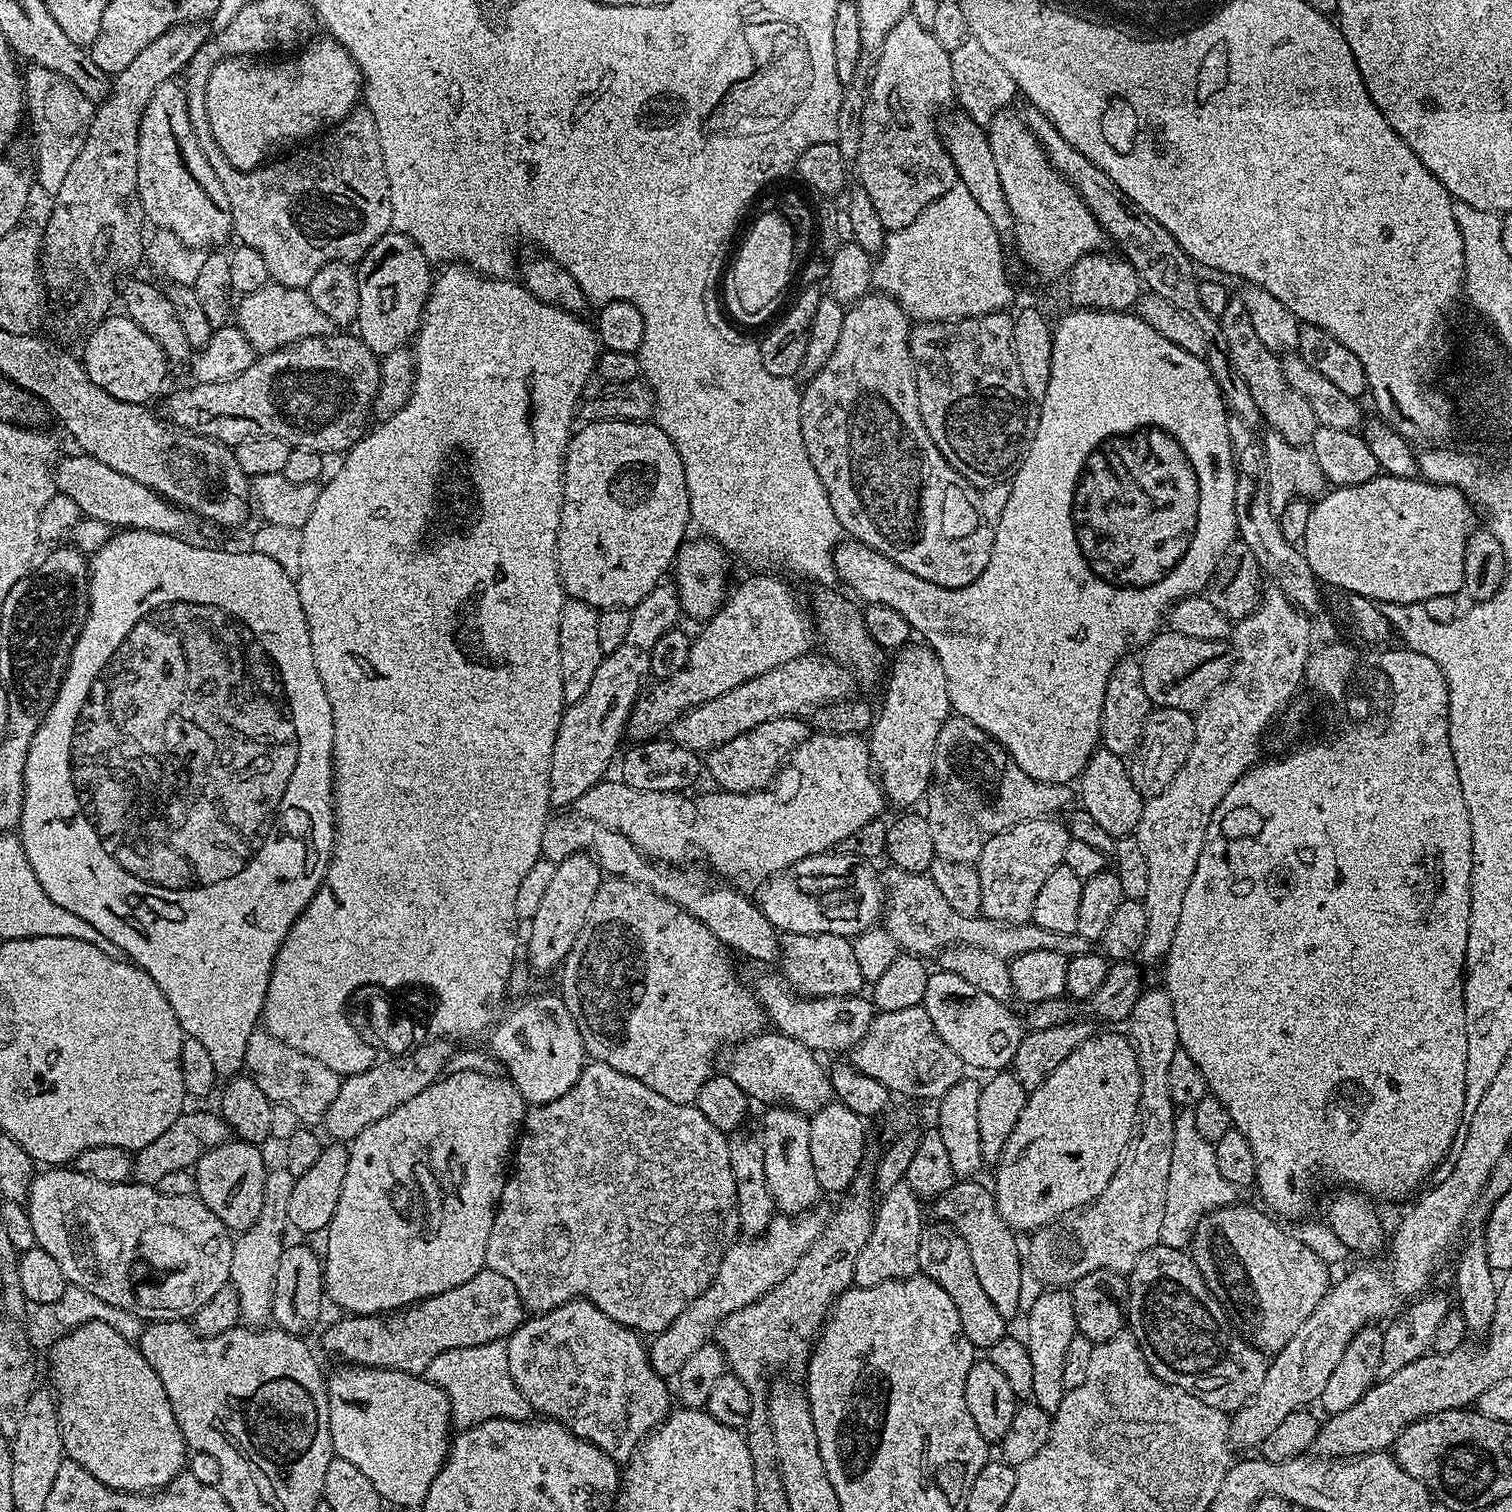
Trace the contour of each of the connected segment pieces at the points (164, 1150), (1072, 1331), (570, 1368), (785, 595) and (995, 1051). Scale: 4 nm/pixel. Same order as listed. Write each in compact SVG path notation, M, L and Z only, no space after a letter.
M215 1111L212 1112L181 1112L178 1118L174 1118L174 1122L170 1122L170 1126L166 1126L166 1131L159 1138L150 1142L150 1146L142 1146L137 1150L132 1157L132 1175L135 1183L154 1186L173 1170L195 1169L202 1154L228 1143L230 1129L227 1121Z
M1071 1295L1040 1296L1033 1302L1032 1309L1028 1312L1028 1336L1026 1335L1026 1343L1028 1353L1030 1354L1030 1362L1034 1362L1034 1390L1032 1391L1032 1400L1043 1412L1055 1414L1062 1402L1066 1391L1062 1382L1062 1366L1066 1362L1066 1349L1070 1346L1070 1338L1074 1338L1077 1335Z
M583 1298L567 1300L565 1304L560 1304L557 1308L549 1308L546 1312L525 1319L524 1323L518 1326L518 1330L514 1330L512 1335L508 1337L506 1343L508 1346L508 1357L510 1358L510 1374L514 1378L518 1390L522 1390L526 1402L530 1402L532 1409L539 1413L541 1417L557 1420L559 1424L566 1426L578 1439L598 1446L598 1450L605 1452L610 1459L617 1462L627 1462L636 1453L636 1447L667 1418L670 1411L670 1405L668 1405L668 1396L670 1400L669 1385L667 1388L664 1385L667 1384L665 1377L658 1375L652 1369L652 1363L648 1361L647 1347L643 1343L640 1345L639 1339L641 1340L641 1337L633 1329L614 1322L614 1318L602 1314L602 1310L598 1310L598 1306L594 1306L588 1300Z
M748 576L736 590L727 597L723 606L707 619L700 633L695 633L690 646L690 658L686 666L676 675L674 680L661 680L653 683L636 701L628 726L627 735L639 742L655 737L659 728L667 729L678 717L697 708L699 704L710 702L746 682L750 678L758 678L758 674L766 674L766 670L774 670L774 666L782 666L782 662L790 662L790 658L798 658L809 651L814 644L814 624L804 613L802 605L796 601L792 588L784 580L776 576Z
M936 970L926 982L922 1007L926 1014L930 1014L930 1022L934 1022L934 1030L938 1030L942 1042L946 1042L946 1046L950 1046L950 1050L954 1050L969 1069L985 1068L985 1073L995 1074L1011 1065L1020 1045L1022 1028L1016 1025L1005 1003L970 986L970 982L958 974Z

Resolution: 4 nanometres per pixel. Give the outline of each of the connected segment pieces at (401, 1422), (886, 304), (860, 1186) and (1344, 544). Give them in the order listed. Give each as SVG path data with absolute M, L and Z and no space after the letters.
M340 1366L333 1376L327 1377L328 1405L330 1406L330 1438L332 1439L333 1453L339 1459L351 1462L370 1478L374 1490L380 1495L381 1501L397 1504L400 1508L419 1509L423 1505L426 1494L434 1482L434 1478L444 1468L444 1460L448 1456L450 1447L450 1425L452 1424L452 1407L448 1405L448 1396L436 1384L429 1384L423 1375L411 1376L398 1370L386 1370L385 1368L361 1368L355 1366Z
M869 294L857 300L844 313L842 322L842 335L838 338L834 351L830 358L826 358L826 366L818 370L803 385L800 394L800 421L802 422L802 438L806 442L806 454L830 498L830 510L834 510L834 518L838 518L841 529L848 532L857 544L865 544L878 554L890 558L898 566L910 570L910 574L918 574L918 578L926 578L926 582L934 582L940 588L961 588L970 586L982 570L986 570L986 562L990 562L990 550L992 549L993 525L986 522L980 513L980 492L962 474L958 474L946 462L946 458L934 446L930 434L920 417L920 403L918 402L918 390L916 389L916 371L912 365L912 355L908 349L908 337L910 335L910 317L904 307L892 296L883 294Z
M858 1171L840 1198L840 1209L832 1217L827 1217L823 1232L810 1246L810 1250L806 1250L806 1254L798 1258L798 1266L794 1266L794 1270L786 1274L786 1278L782 1278L782 1282L778 1282L778 1286L774 1286L765 1296L758 1298L750 1306L742 1306L742 1310L734 1310L734 1314L726 1317L717 1328L714 1343L728 1359L731 1375L742 1378L742 1382L746 1382L753 1394L765 1391L764 1375L768 1368L780 1368L783 1364L803 1365L807 1361L832 1305L846 1289L853 1287L854 1262L858 1262L858 1254L862 1254L862 1248L866 1246L866 1240L870 1238L876 1222L877 1205L874 1203L874 1196L872 1200L872 1188L874 1189L873 1173Z
M1376 476L1370 482L1362 482L1358 486L1346 486L1345 488L1333 487L1327 494L1321 495L1312 504L1310 522L1306 522L1306 534L1302 541L1302 551L1310 569L1316 576L1317 581L1334 584L1341 588L1341 593L1353 592L1359 596L1365 596L1368 600L1375 600L1381 605L1388 604L1416 604L1423 605L1426 598L1438 598L1439 596L1456 596L1458 586L1464 582L1464 543L1468 540L1468 534L1474 528L1472 512L1474 505L1472 501L1464 497L1459 488L1451 488L1446 484L1432 484L1425 478L1407 480L1397 476Z

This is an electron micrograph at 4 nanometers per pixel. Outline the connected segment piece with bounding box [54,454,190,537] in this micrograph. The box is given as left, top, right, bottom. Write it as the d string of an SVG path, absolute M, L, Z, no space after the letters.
M61 455L55 461L56 490L59 495L70 498L70 502L77 504L87 519L106 522L116 530L136 528L139 532L157 532L179 537L185 535L190 518L185 509L159 496L153 488L148 488L142 482L126 474L118 474L118 470L110 470L110 466L106 466L106 462L98 462L98 458L75 455Z

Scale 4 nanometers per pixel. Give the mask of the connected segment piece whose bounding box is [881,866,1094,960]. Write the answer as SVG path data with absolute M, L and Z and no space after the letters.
M887 867L883 873L884 901L881 909L882 926L899 947L909 955L921 958L937 955L946 947L957 944L972 945L995 957L1011 960L1033 950L1054 950L1066 957L1081 956L1093 951L1094 944L1081 935L1055 933L1031 922L1006 925L985 916L968 916L952 908L928 874Z

